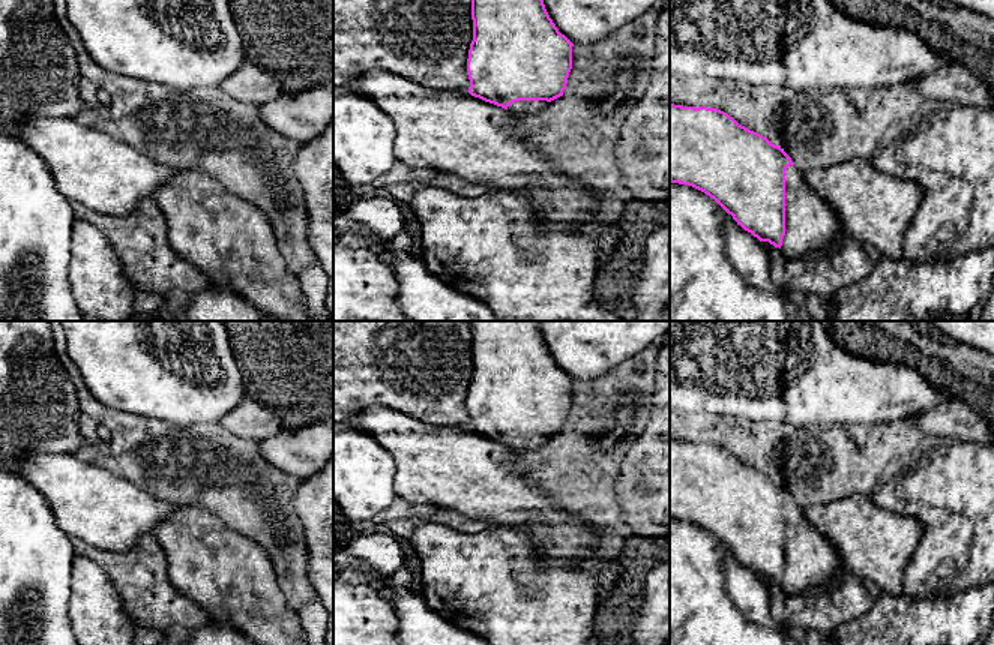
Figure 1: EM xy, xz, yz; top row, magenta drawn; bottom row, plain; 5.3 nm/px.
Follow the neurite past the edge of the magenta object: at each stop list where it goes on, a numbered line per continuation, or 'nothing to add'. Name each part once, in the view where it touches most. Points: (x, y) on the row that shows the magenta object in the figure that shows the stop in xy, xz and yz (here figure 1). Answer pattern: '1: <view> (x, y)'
1: yz (811, 225)

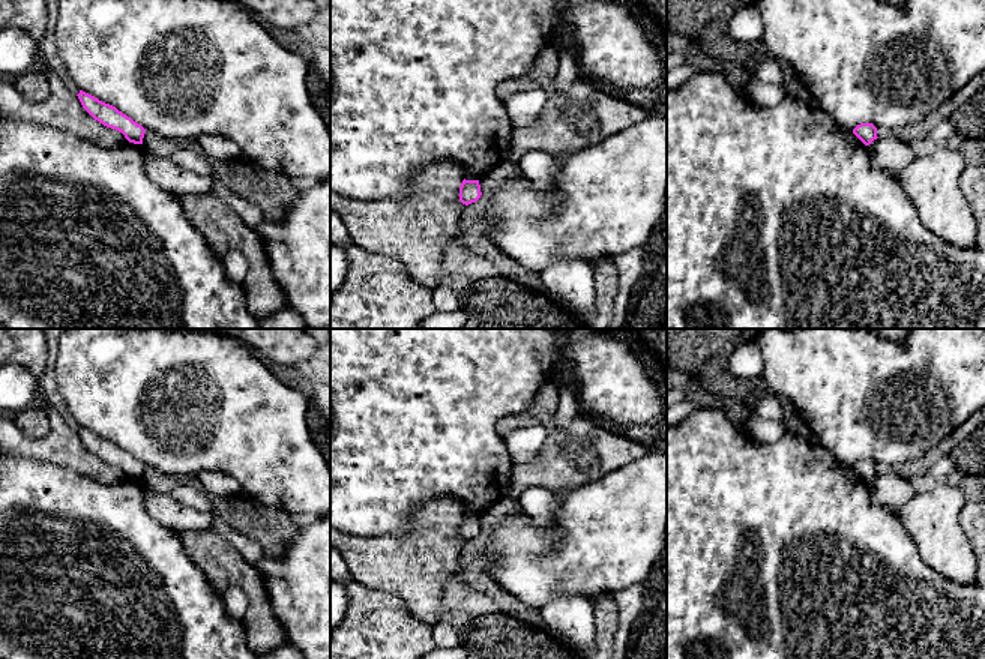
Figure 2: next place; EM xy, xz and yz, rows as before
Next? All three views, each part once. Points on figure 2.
nothing to add

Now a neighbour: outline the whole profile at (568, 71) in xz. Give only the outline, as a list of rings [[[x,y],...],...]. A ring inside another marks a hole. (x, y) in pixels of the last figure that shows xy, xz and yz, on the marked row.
[[[560,50],[557,77],[551,84],[553,92],[565,92],[581,75],[574,50]]]

